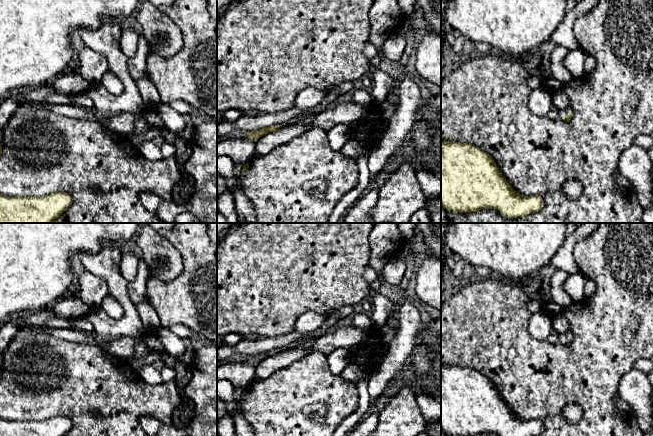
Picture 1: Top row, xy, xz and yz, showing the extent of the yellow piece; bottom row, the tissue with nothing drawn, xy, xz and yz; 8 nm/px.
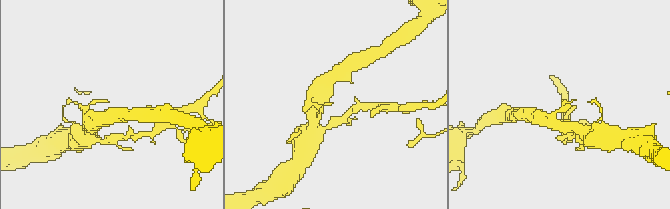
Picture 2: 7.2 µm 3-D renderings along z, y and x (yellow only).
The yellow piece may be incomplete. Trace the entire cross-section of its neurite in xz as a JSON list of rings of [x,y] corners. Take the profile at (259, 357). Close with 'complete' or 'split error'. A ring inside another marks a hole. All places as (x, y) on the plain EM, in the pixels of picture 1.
[[[276,348],[274,350],[270,350],[267,352],[263,352],[263,353],[259,353],[257,355],[251,355],[251,356],[245,356],[245,361],[247,362],[252,362],[252,363],[259,363],[260,361],[272,357],[274,355],[277,355],[278,353],[280,353],[282,351],[282,349]]] | complete

